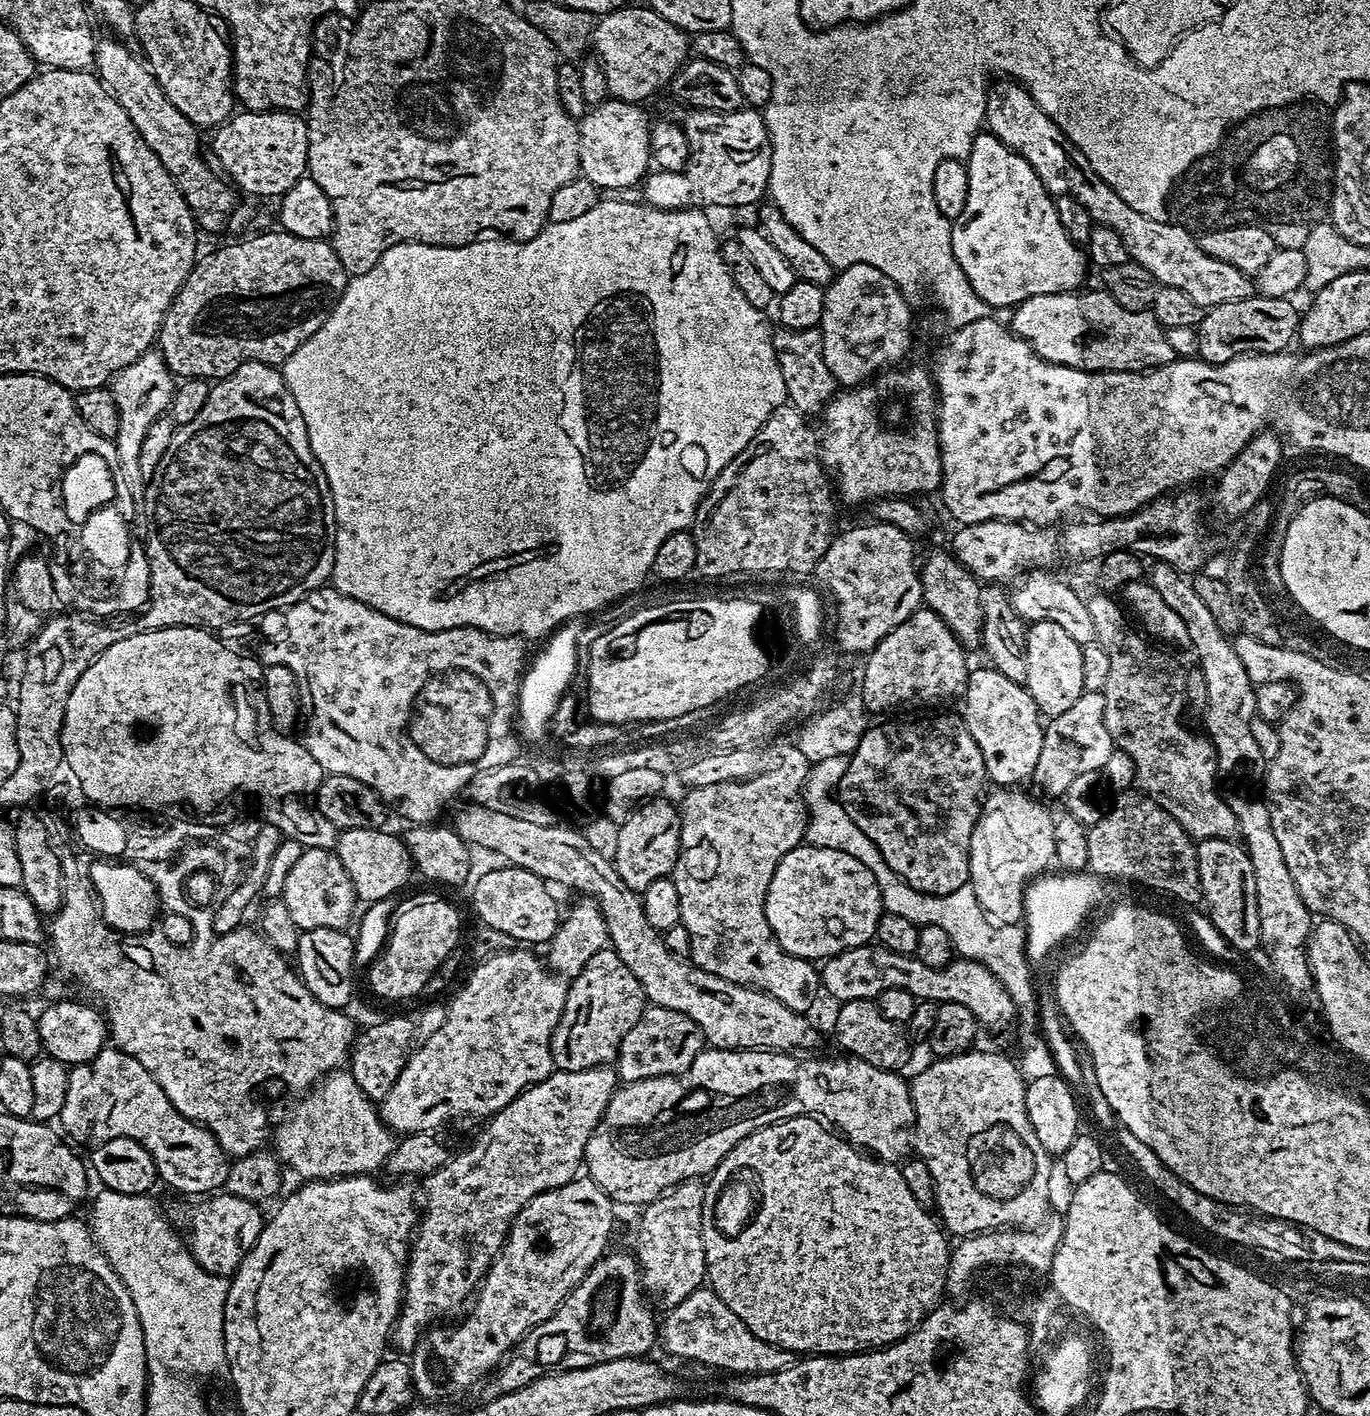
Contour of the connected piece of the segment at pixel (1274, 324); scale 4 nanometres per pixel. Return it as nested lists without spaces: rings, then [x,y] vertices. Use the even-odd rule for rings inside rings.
[[[1253,294],[1245,300],[1222,302],[1205,311],[1198,325],[1196,348],[1199,359],[1208,364],[1225,364],[1239,356],[1254,352],[1283,352],[1297,339],[1301,313],[1291,299],[1270,298]],[[1200,332],[1200,333],[1199,333]]]

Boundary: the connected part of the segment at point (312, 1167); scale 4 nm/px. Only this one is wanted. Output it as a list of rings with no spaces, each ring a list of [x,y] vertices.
[[[351,1071],[328,1073],[307,1096],[296,1108],[296,1120],[275,1125],[274,1152],[281,1165],[292,1167],[305,1181],[376,1174],[385,1167],[396,1150],[397,1137],[380,1119],[377,1105],[354,1082]]]

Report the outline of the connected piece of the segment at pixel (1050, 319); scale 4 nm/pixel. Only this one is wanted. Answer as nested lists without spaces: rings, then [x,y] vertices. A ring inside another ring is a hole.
[[[1104,290],[1098,292],[1063,292],[1062,294],[1038,294],[1015,305],[1011,313],[1010,327],[1031,346],[1046,362],[1061,364],[1067,368],[1085,368],[1088,372],[1139,372],[1151,371],[1171,364],[1176,353],[1151,309],[1130,311],[1122,308],[1113,296]]]

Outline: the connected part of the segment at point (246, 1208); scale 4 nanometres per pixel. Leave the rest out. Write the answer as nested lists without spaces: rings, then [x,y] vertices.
[[[227,1192],[211,1195],[195,1204],[198,1205],[191,1210],[188,1218],[190,1234],[186,1236],[192,1257],[208,1273],[231,1277],[265,1226],[261,1207]]]

